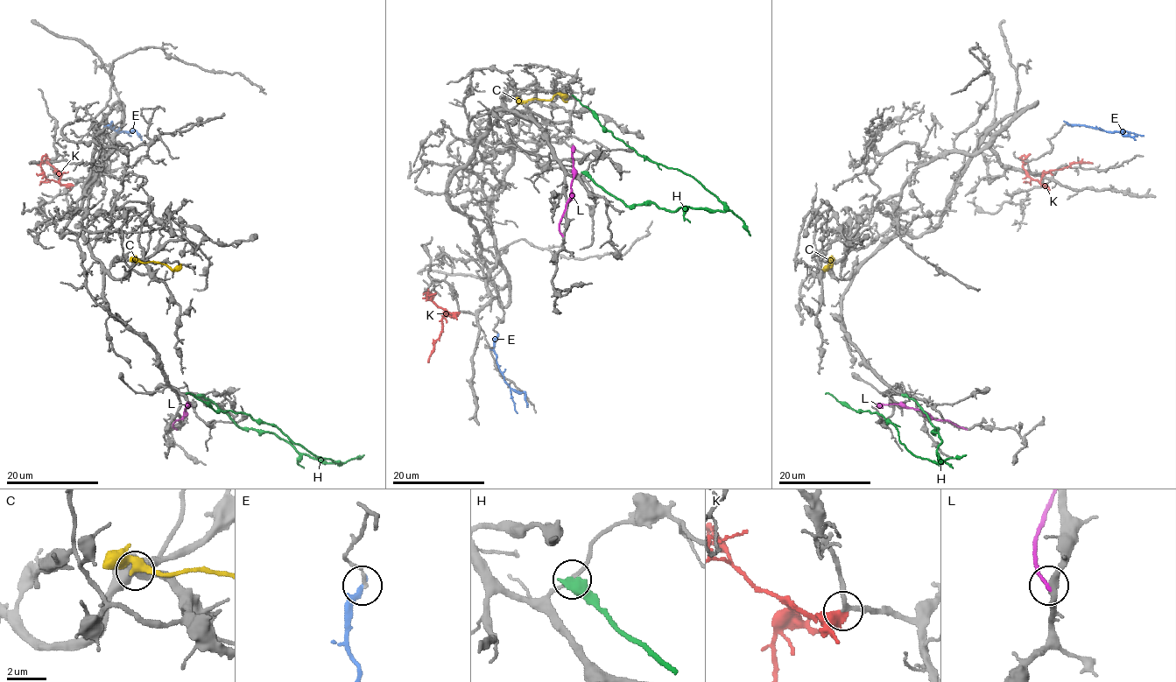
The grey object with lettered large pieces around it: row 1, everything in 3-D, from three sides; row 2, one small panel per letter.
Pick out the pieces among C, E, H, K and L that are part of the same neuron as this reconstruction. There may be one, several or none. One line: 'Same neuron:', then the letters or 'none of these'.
Same neuron: K

